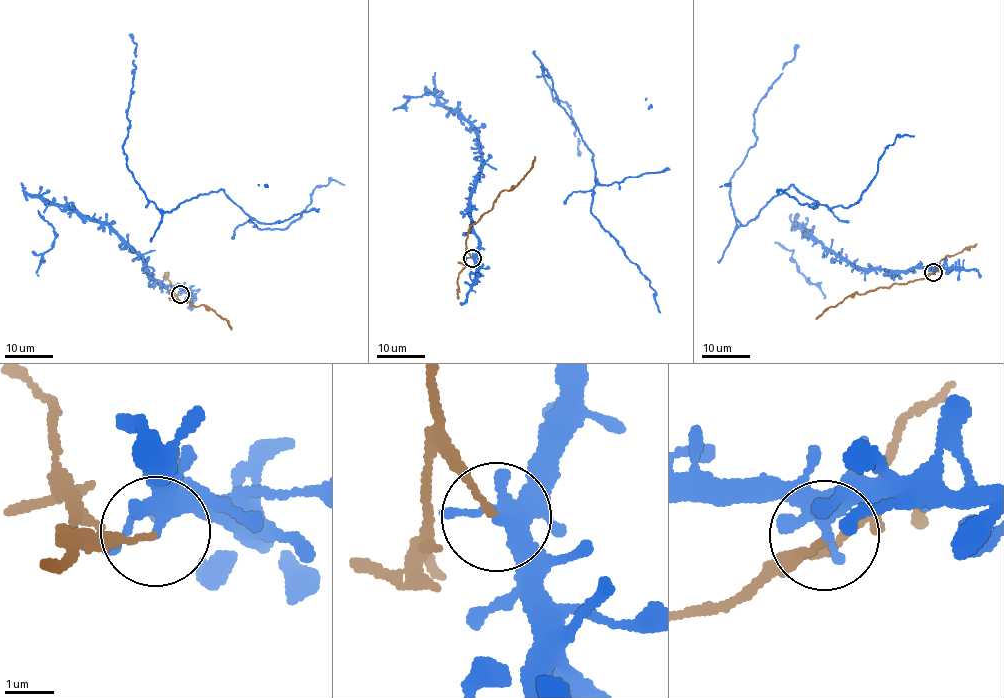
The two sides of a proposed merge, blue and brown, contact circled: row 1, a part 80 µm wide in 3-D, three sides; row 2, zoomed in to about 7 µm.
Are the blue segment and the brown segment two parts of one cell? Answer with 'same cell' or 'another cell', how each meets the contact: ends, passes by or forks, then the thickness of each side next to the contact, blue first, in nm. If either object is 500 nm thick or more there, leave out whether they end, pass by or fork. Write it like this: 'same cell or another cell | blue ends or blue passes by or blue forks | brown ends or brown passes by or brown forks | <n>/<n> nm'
another cell | blue forks | brown ends | 280/100 nm

